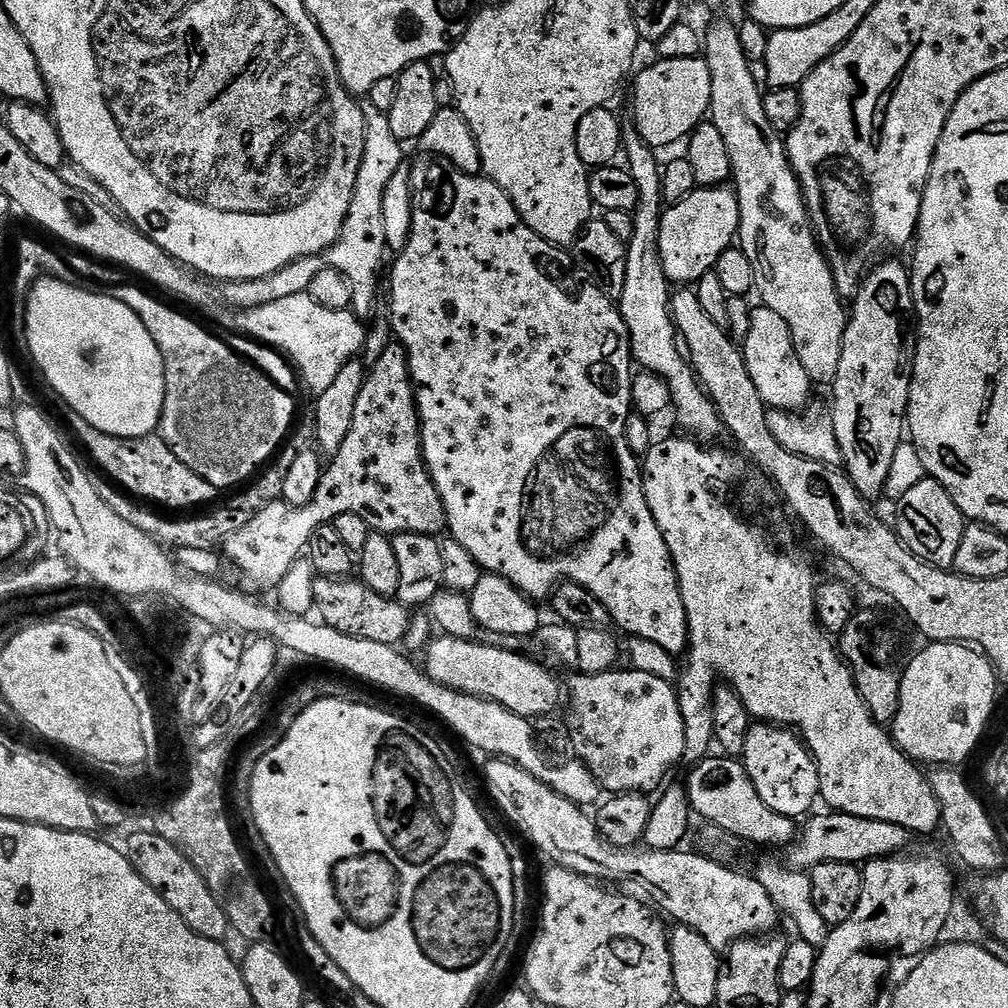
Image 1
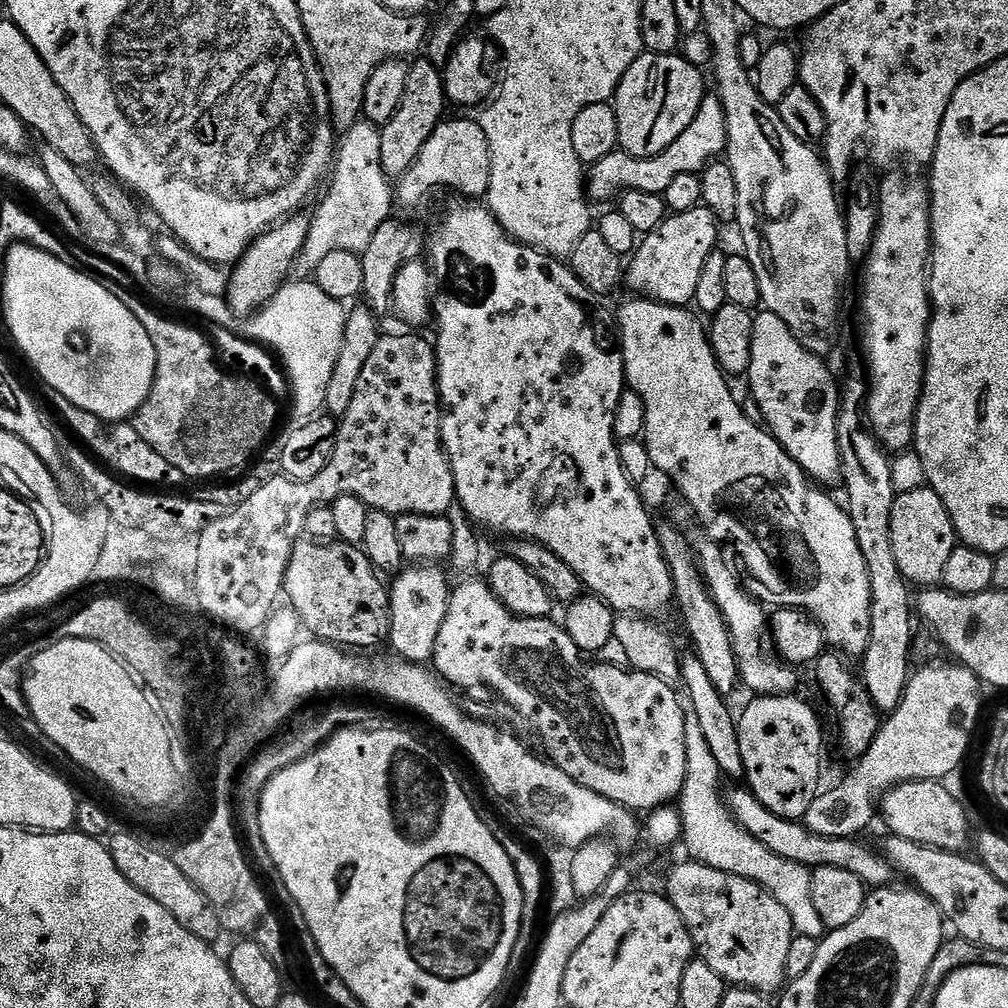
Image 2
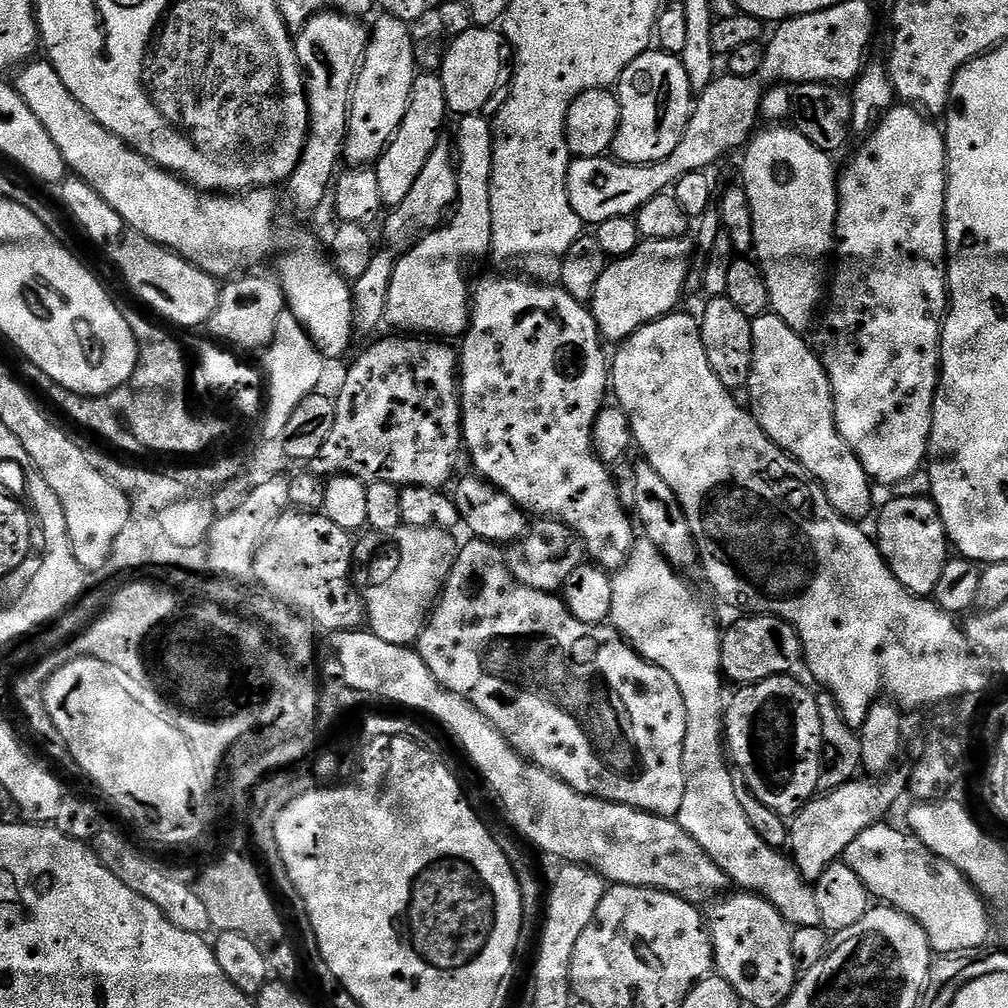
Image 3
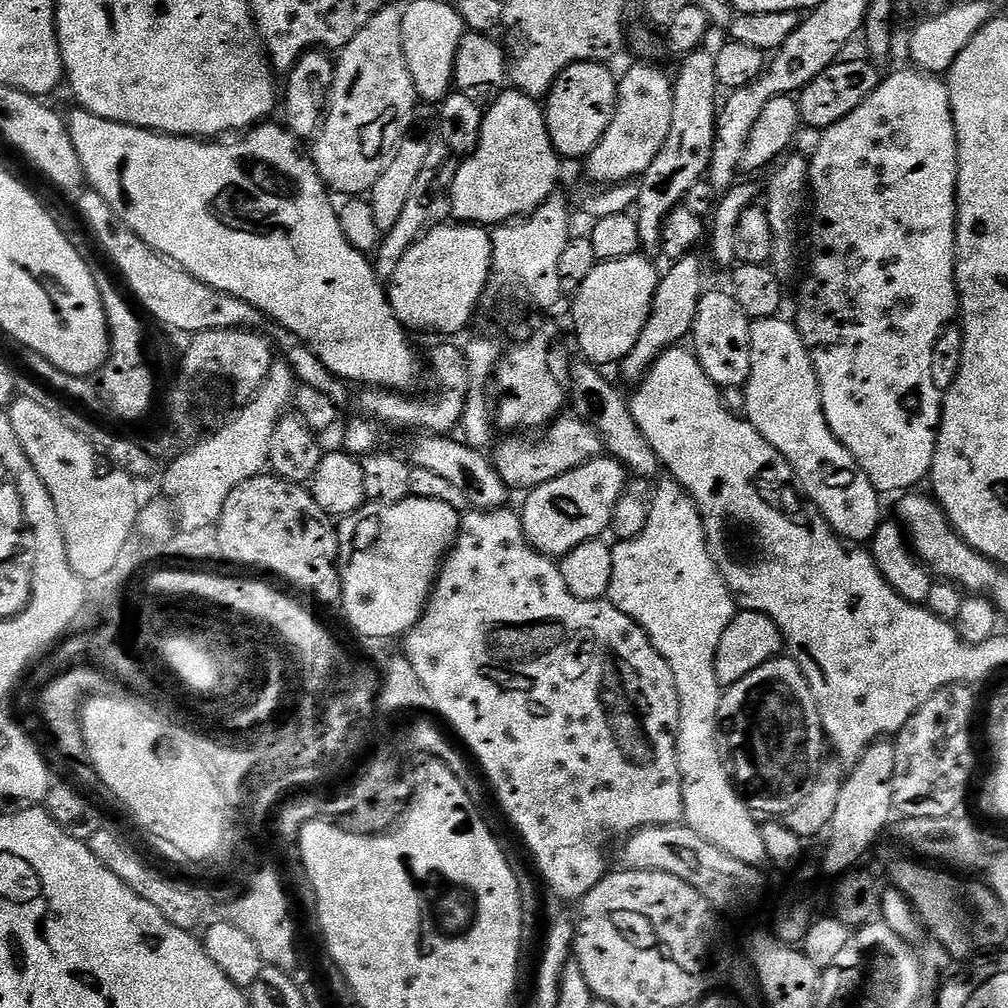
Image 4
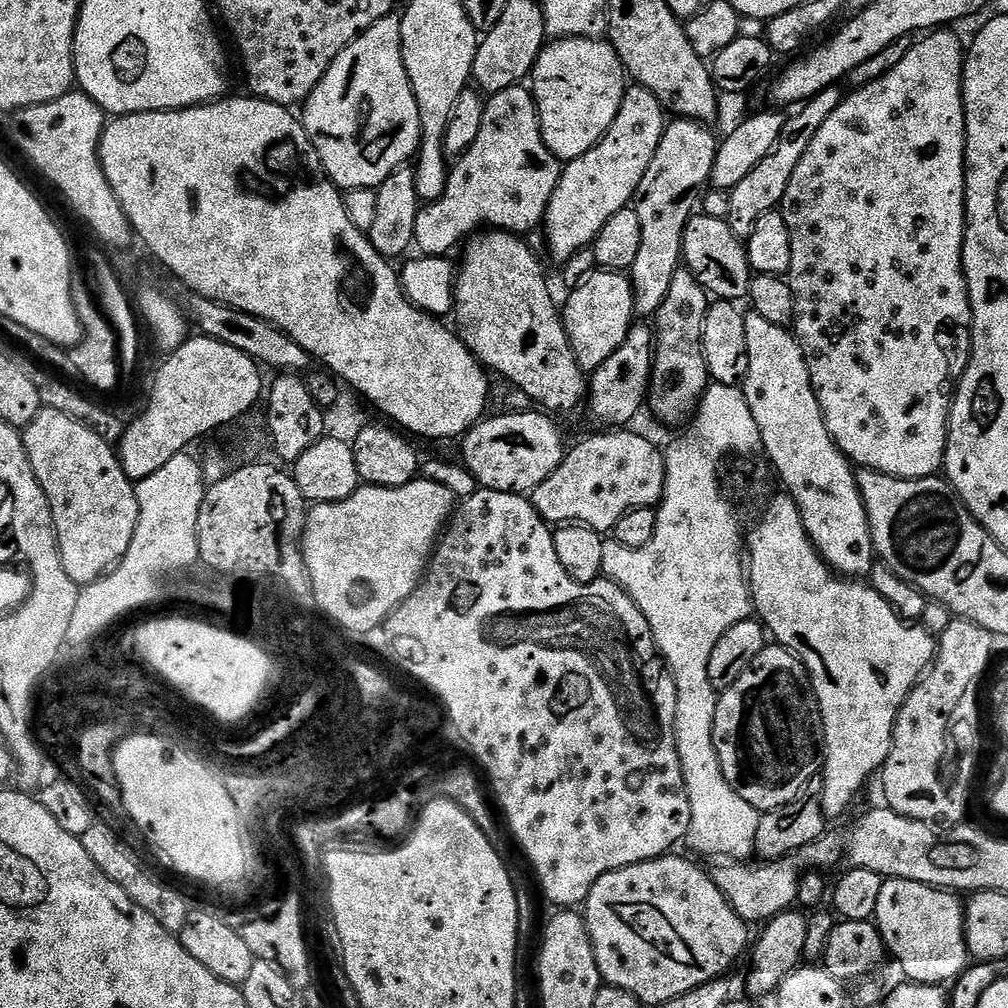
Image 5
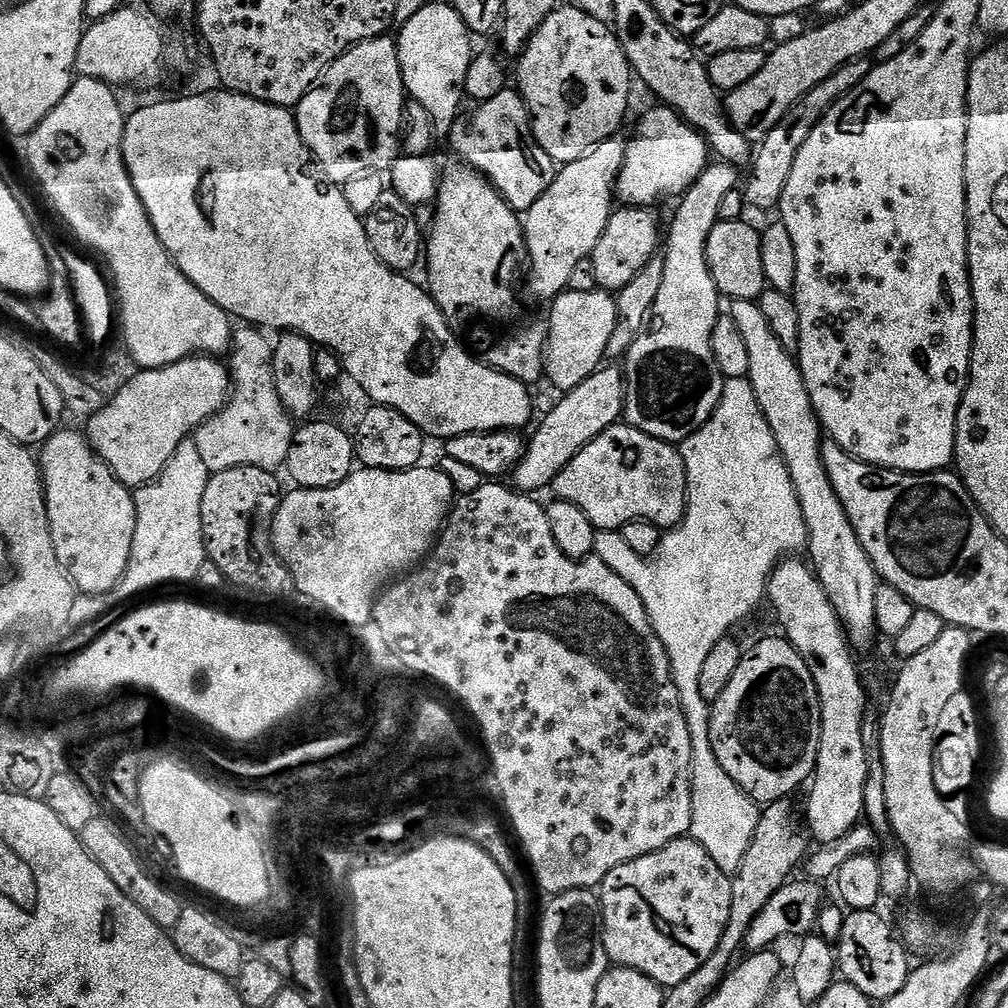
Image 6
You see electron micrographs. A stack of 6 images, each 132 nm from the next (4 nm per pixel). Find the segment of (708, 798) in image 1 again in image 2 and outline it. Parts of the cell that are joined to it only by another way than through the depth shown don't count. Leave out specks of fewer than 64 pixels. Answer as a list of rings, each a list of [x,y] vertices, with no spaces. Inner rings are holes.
[[[732,786],[736,788],[727,789],[726,803],[731,810],[732,816],[742,827],[749,832],[766,850],[774,850],[778,858],[786,858],[790,862],[798,862],[807,868],[821,868],[822,866],[838,866],[850,870],[850,874],[858,874],[865,885],[888,886],[893,883],[894,869],[888,863],[888,857],[859,844],[856,838],[833,838],[831,836],[819,836],[817,832],[811,832],[808,825],[798,820],[787,820],[762,806],[758,798],[747,786]]]

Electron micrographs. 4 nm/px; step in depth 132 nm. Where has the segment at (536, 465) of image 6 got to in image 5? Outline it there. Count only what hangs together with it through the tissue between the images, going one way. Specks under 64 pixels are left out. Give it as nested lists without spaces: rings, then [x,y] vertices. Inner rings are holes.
[[[644,322],[633,323],[628,331],[628,340],[602,362],[591,373],[586,393],[587,407],[592,407],[592,416],[600,426],[628,426],[645,407],[648,398],[648,383],[652,377],[652,354],[654,351],[654,332]]]

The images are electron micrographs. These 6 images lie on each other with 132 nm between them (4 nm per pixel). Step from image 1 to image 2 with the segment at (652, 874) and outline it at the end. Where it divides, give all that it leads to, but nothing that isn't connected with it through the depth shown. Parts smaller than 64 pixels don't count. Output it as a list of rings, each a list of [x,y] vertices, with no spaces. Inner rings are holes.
[[[687,863],[676,864],[669,870],[666,895],[668,901],[678,910],[678,914],[682,914],[682,922],[692,935],[699,959],[706,961],[710,970],[714,970],[714,974],[718,974],[729,985],[772,994],[772,991],[776,987],[779,989],[786,980],[786,957],[794,935],[790,914],[782,910],[782,902],[778,902],[765,888],[752,880],[714,870],[705,864]]]

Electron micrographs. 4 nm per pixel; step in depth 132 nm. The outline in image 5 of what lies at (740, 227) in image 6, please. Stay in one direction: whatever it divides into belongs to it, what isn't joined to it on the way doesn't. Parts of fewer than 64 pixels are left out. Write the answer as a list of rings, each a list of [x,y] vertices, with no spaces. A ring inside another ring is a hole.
[[[694,214],[684,231],[684,255],[682,264],[703,286],[709,297],[716,300],[743,301],[752,285],[753,271],[748,261],[745,241],[730,230],[727,220]]]

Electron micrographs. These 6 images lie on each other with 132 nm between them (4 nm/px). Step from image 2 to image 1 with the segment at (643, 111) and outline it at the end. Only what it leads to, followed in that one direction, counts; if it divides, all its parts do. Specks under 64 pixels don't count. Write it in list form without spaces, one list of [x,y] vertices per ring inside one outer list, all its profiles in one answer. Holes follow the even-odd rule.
[[[682,58],[681,60],[657,59],[656,64],[644,68],[636,80],[636,89],[632,92],[632,104],[636,107],[635,131],[639,132],[649,148],[661,150],[667,144],[676,144],[692,135],[696,125],[705,119],[710,108],[710,70],[708,61],[703,58]]]

